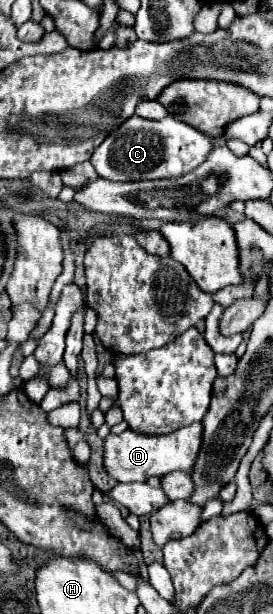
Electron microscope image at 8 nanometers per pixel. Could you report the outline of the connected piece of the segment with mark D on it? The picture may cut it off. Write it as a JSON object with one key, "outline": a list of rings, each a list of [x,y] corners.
{"outline":[[[202,424],[180,428],[180,432],[172,432],[168,436],[140,436],[132,430],[124,430],[118,436],[108,434],[108,438],[104,438],[104,468],[116,482],[146,482],[150,476],[160,478],[174,470],[190,472],[200,448],[200,436]]]}

